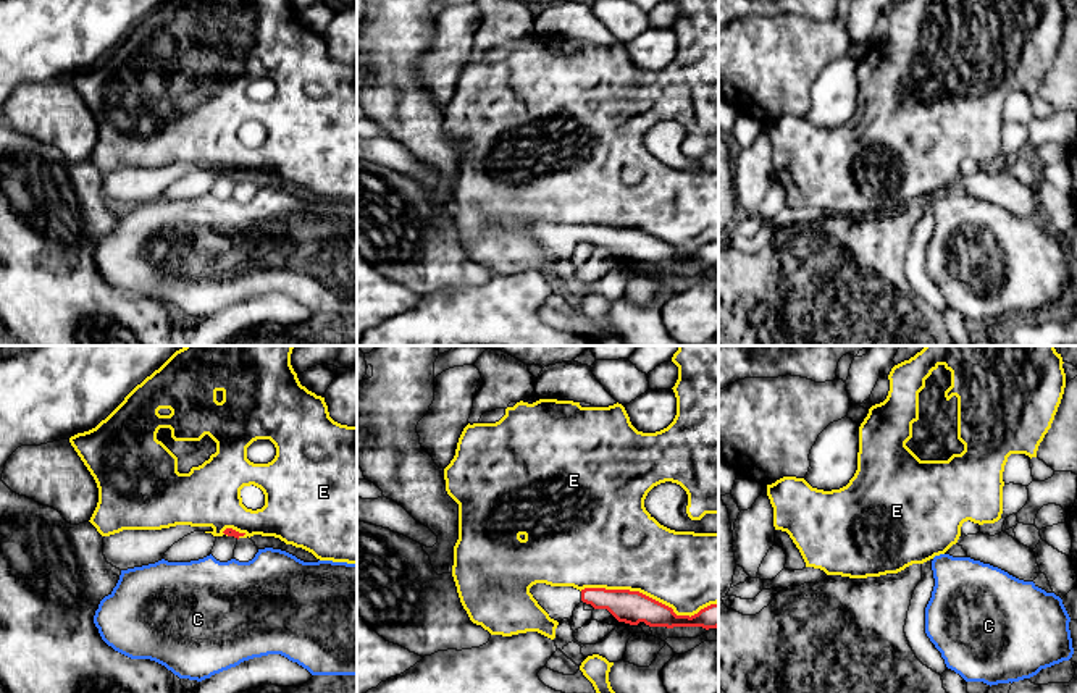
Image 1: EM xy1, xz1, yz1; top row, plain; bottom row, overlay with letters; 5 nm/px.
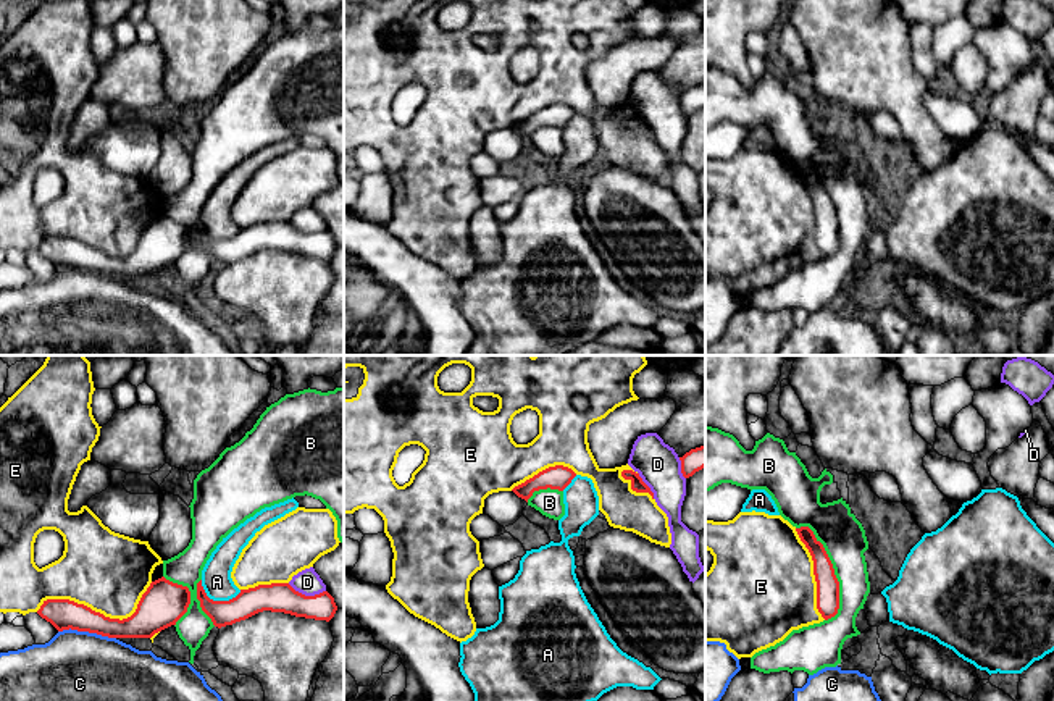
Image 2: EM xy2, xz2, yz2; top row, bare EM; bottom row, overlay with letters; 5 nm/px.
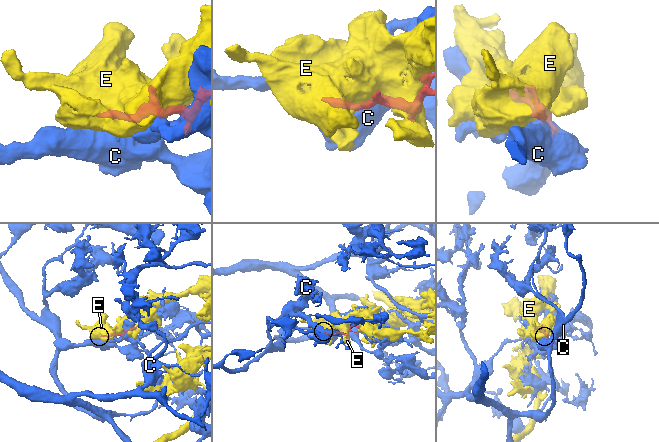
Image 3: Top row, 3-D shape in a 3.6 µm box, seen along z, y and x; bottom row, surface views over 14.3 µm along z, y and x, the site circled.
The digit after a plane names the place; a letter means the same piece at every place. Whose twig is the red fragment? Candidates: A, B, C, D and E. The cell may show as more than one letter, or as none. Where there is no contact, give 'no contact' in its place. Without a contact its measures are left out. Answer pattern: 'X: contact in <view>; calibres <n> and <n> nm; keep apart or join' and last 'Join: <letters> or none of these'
A: contact in xy2; calibres 140 and 150 nm; keep apart
B: contact in yz2; calibres 110 and 220 nm; keep apart
C: contact in xy2; calibres 160 and 480 nm; keep apart
D: contact in xy2; calibres 140 and 130 nm; keep apart
E: contact in xz1; calibres 160 and 400 nm; keep apart
Join: none of these

